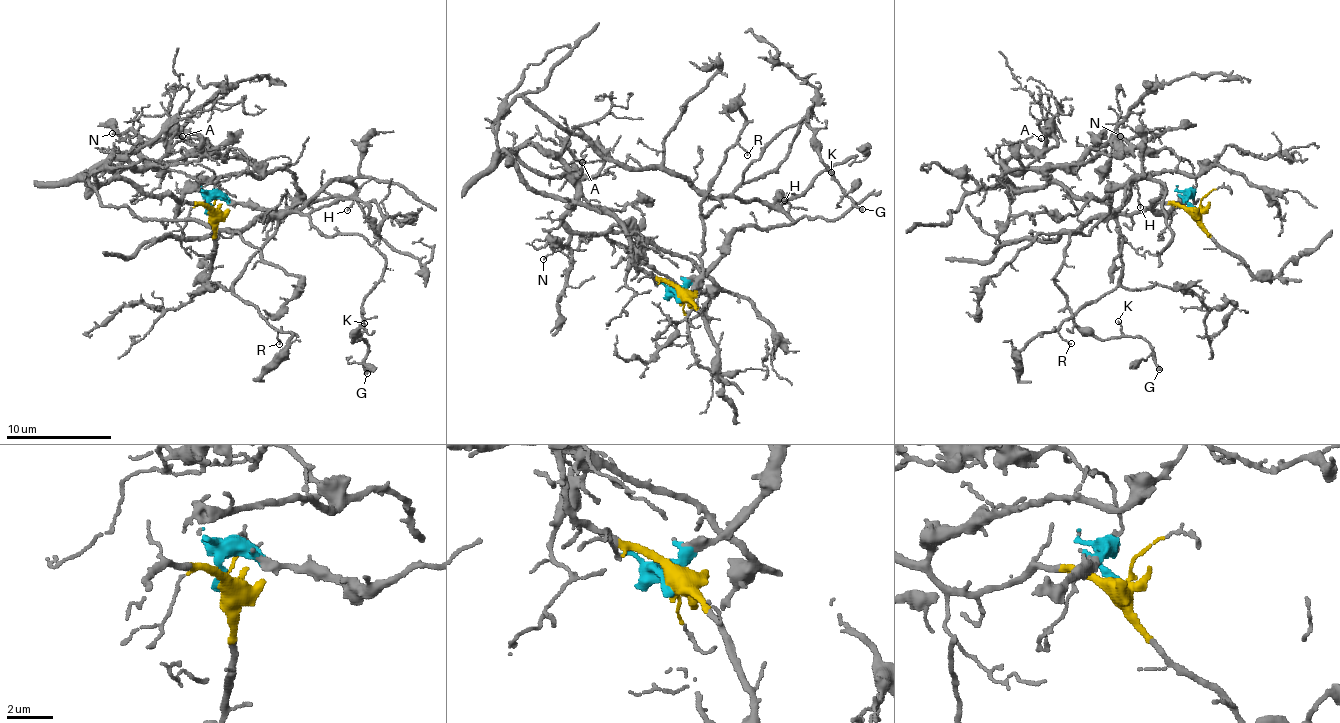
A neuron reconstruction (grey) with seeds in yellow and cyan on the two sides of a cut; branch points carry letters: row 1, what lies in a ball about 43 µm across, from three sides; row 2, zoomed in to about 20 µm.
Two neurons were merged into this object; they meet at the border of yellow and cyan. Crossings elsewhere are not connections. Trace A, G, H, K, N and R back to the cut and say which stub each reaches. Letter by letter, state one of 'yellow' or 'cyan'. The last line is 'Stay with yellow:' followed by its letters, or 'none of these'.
A: yellow
G: cyan
H: cyan
K: cyan
N: yellow
R: cyan
Stay with yellow: A, N

